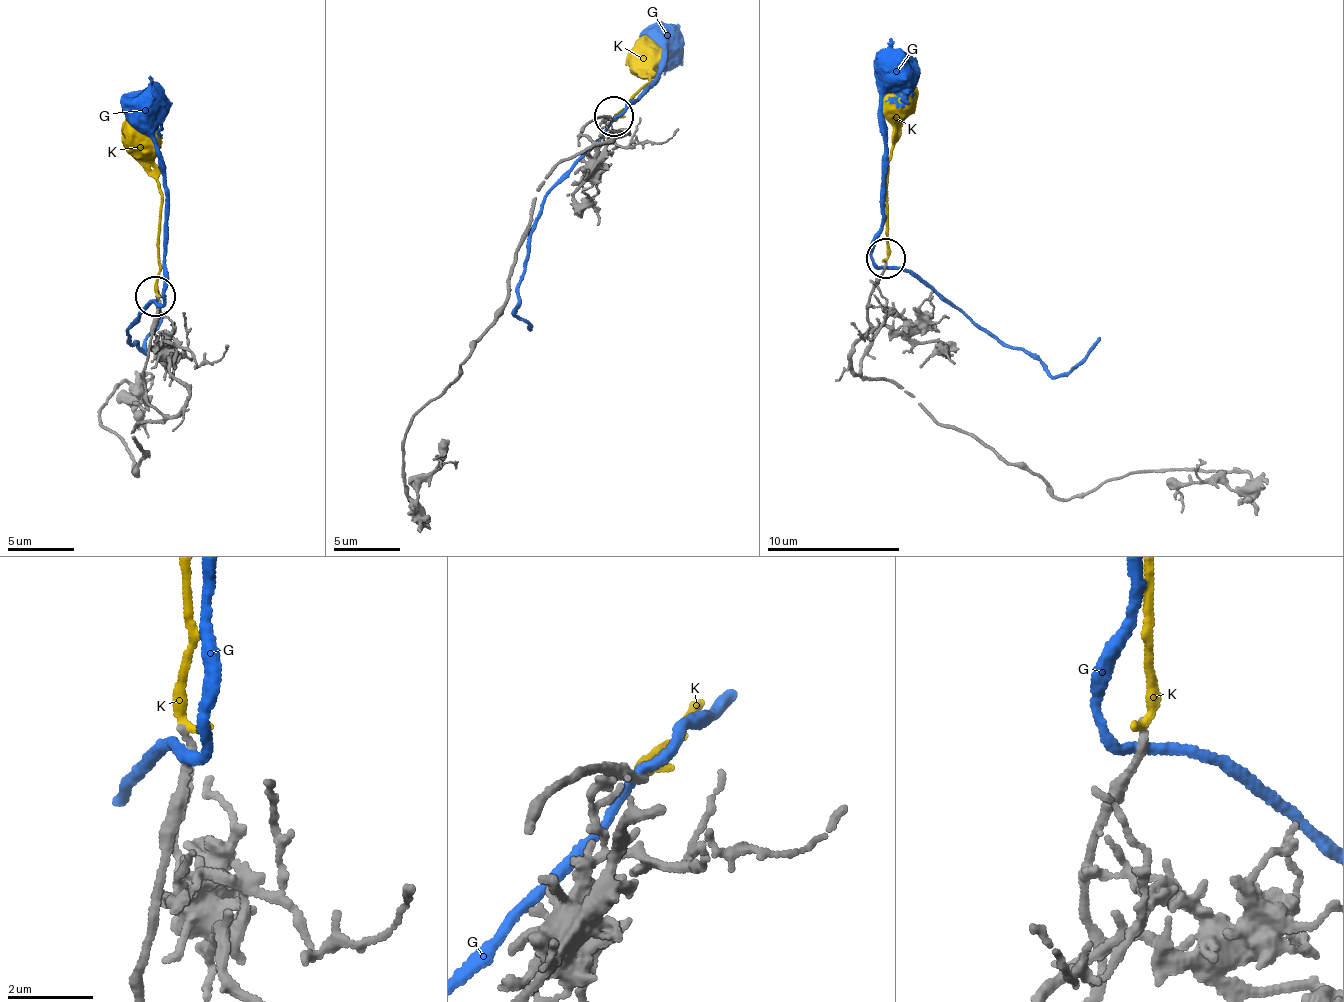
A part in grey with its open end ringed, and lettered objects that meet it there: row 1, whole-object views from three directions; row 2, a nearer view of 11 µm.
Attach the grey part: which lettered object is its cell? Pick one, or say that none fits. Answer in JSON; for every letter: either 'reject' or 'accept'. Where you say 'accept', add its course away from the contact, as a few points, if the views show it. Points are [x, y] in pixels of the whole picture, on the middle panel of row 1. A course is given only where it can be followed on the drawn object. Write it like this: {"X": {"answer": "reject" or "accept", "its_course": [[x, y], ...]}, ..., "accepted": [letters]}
{"G": {"answer": "reject"}, "K": {"answer": "reject"}, "accepted": []}

